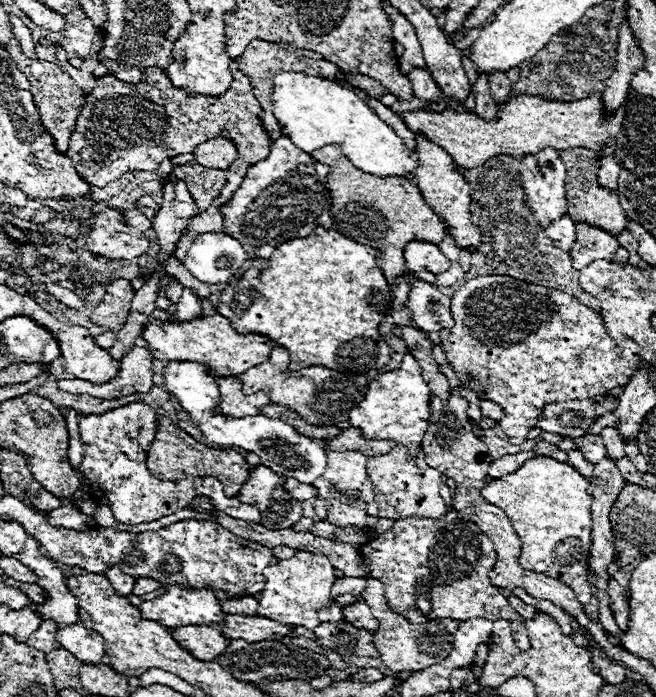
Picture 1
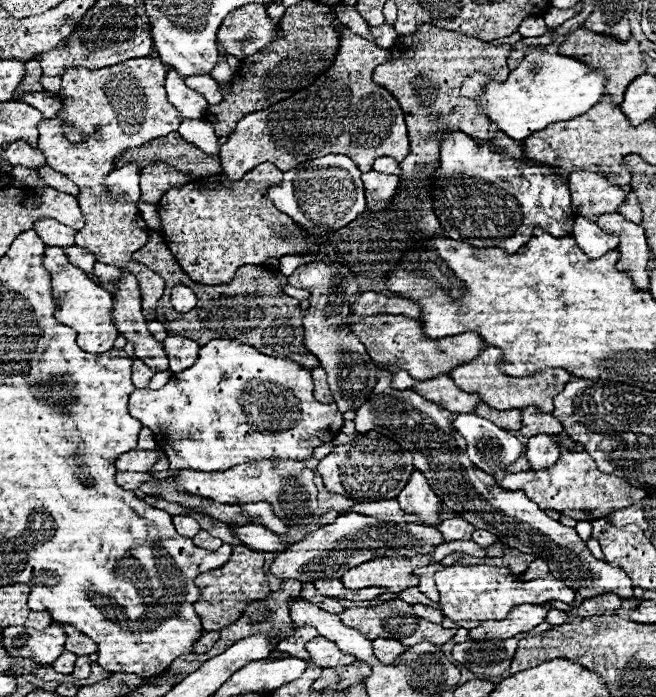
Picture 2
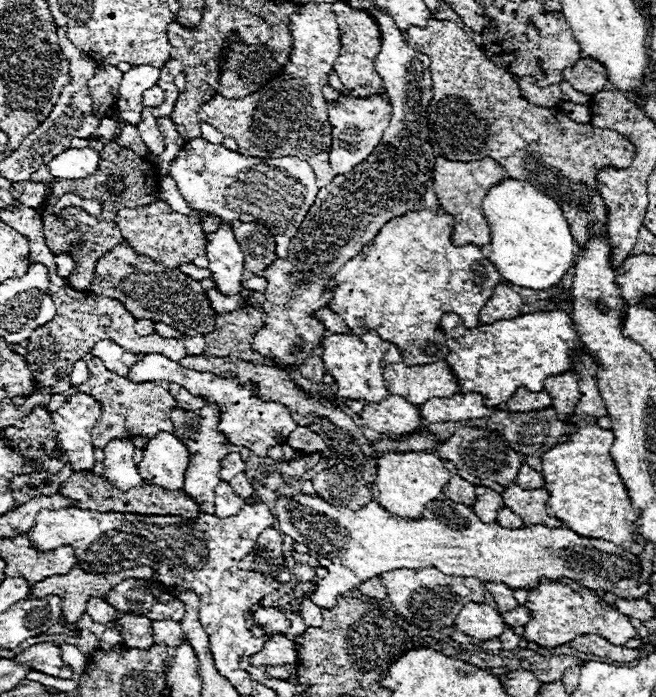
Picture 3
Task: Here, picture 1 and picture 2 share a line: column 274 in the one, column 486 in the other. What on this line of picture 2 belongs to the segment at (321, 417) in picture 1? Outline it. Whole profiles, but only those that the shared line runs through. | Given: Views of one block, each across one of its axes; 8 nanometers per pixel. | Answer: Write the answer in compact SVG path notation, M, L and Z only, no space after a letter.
M488 346L486 350L482 350L478 358L474 358L474 362L464 362L462 366L456 366L454 370L450 370L450 378L456 382L460 390L468 394L478 394L480 400L484 400L488 406L496 410L512 410L512 408L524 410L528 406L534 406L542 410L542 414L550 414L554 410L552 406L554 396L572 380L572 376L562 368L554 368L554 370L546 368L532 376L506 376L498 368L500 358L502 358L502 352L498 348Z

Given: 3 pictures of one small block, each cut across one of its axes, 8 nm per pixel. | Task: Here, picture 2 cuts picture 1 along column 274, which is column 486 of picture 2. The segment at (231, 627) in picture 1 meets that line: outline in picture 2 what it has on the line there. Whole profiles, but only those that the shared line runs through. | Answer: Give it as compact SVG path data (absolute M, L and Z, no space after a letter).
M522 604L516 606L504 620L486 620L478 628L470 630L472 640L480 638L514 638L516 634L528 632L544 622L548 610L554 608L554 604L542 604L542 606L530 606Z

